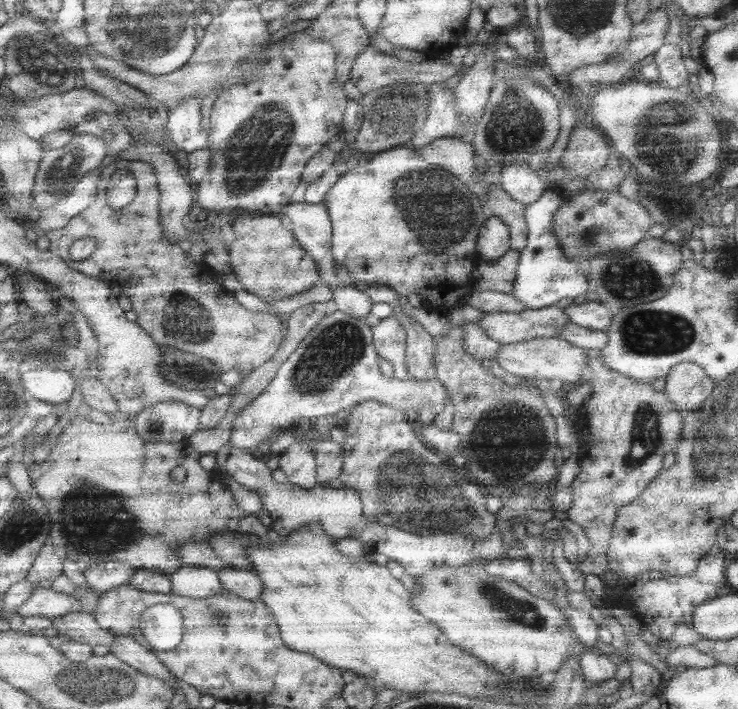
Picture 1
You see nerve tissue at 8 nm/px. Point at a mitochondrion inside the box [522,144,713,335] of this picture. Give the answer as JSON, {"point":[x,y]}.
{"point":[628,277]}

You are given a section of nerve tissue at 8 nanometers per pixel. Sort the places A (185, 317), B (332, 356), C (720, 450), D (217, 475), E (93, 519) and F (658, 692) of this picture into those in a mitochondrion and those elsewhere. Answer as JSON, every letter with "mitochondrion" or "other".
{"A":"mitochondrion","B":"mitochondrion","C":"mitochondrion","D":"other","E":"mitochondrion","F":"other"}

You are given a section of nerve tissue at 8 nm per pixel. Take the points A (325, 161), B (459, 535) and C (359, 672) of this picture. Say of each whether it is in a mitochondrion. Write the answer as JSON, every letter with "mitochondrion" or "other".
{"A":"other","B":"mitochondrion","C":"other"}

